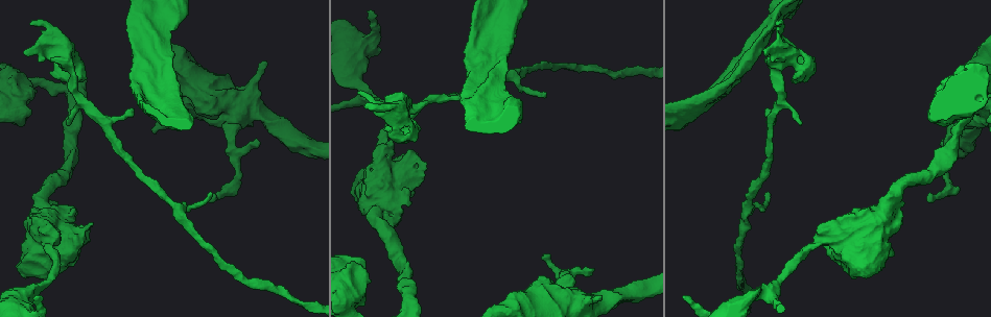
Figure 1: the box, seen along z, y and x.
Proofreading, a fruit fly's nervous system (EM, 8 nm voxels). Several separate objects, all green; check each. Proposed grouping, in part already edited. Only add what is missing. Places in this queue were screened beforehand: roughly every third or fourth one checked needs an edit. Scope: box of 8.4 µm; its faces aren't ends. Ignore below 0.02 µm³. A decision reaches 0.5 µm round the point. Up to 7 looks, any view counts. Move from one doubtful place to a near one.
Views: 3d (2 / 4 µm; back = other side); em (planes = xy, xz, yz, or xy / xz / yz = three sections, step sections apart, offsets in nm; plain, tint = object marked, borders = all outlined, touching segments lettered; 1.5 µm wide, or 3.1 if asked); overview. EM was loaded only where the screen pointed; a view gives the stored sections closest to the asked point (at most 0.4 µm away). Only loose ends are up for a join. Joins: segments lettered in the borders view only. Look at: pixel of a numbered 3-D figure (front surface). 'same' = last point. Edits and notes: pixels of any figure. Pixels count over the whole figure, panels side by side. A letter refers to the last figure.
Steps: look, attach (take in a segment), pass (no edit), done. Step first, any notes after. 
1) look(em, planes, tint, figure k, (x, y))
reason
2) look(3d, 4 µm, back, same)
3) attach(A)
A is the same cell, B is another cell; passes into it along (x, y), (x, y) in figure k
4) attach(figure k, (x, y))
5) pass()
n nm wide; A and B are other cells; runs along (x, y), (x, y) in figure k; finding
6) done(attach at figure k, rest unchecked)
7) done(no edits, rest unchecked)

look(3d, 2 µm, figure 1, (718, 88))
thick end

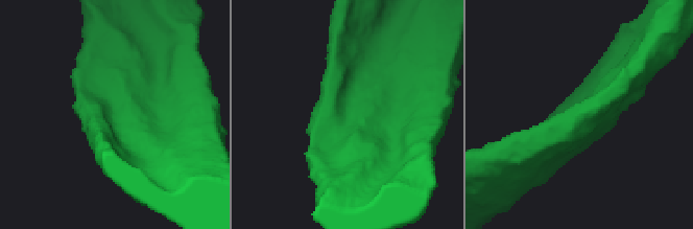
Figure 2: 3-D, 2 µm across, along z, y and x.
look(em, planes, borders, figure 2, (313, 112))
now the EM

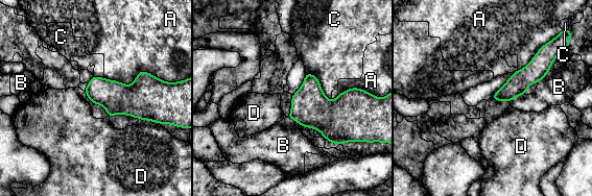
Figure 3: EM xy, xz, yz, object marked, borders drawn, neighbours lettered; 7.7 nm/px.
pass()
A touches over 440 nm; A, B, C and D are other cells; runs along (546, 66), (495, 96) in figure 3; none of them fits

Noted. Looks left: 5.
look(em, xz, step 4, borders, figure 1, (364, 106))
free end

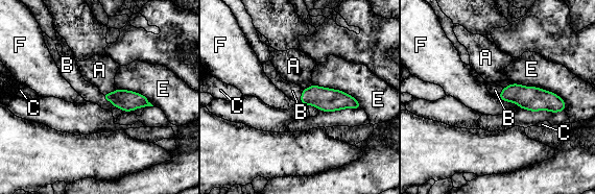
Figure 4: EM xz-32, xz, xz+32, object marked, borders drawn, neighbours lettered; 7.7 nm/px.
attach(B)
B is the same cell, A, C, E and F are other cells; it goes on there

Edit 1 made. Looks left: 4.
look(overview)

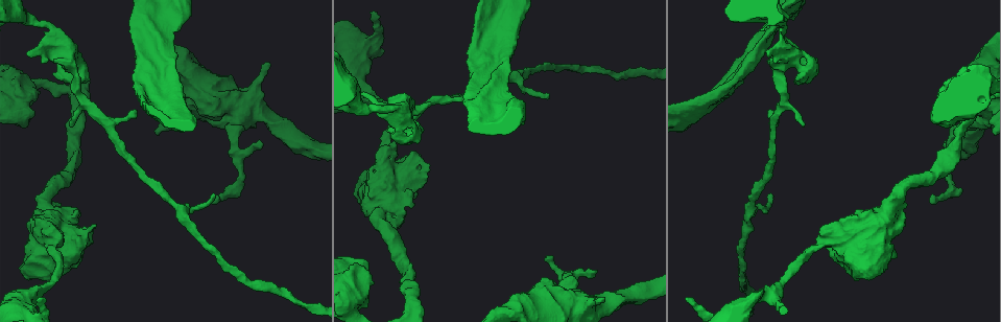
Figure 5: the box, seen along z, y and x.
look(em, planes, plain, figure 5, (51, 223))

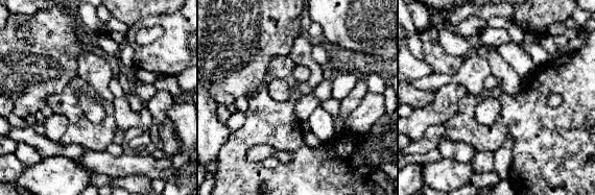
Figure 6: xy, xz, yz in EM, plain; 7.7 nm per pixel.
look(em, planes, borders, same)

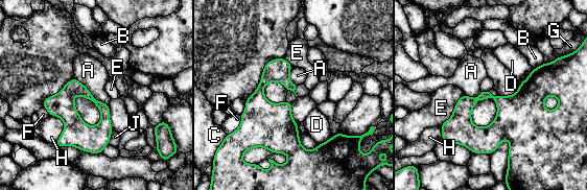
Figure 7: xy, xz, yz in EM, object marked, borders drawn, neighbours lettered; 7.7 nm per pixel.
pass()
A, B, C, D, E, F, G, H and J are other cells; none of them fits

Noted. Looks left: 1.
done(attach at figure 4, rest unchecked)

